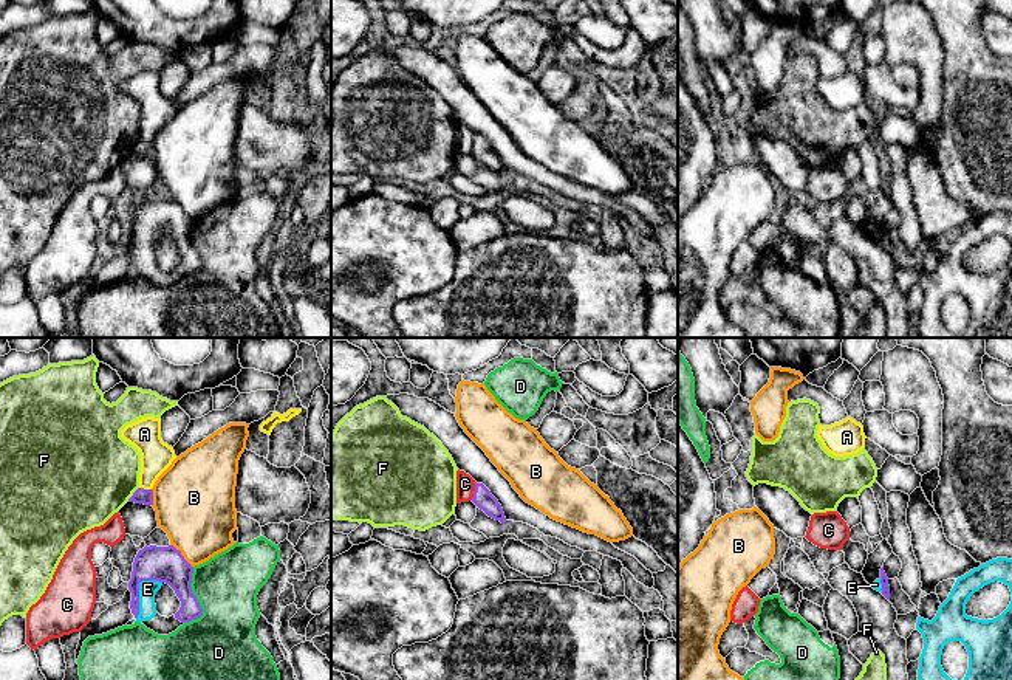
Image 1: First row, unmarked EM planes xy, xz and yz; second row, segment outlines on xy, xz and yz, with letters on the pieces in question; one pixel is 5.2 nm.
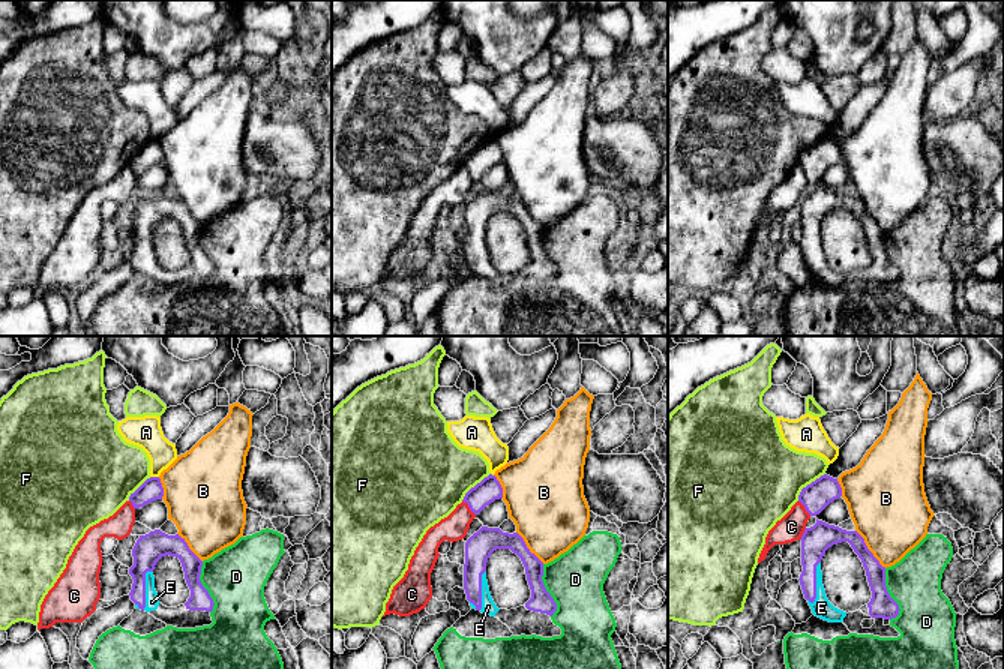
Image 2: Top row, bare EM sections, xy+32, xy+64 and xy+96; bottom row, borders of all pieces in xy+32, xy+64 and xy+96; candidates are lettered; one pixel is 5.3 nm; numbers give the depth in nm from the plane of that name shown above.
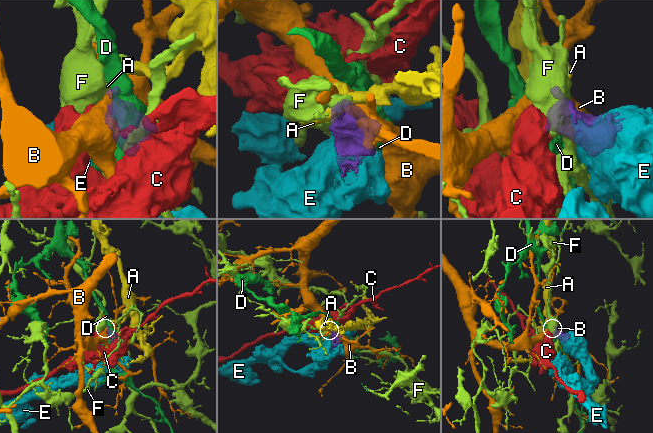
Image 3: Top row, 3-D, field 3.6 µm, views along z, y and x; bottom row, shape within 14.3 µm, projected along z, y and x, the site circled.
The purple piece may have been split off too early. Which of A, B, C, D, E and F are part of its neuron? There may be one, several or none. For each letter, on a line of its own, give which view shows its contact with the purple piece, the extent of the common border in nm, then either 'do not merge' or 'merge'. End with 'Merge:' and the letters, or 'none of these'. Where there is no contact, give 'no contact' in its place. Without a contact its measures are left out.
A: contact in xy; length 70 nm; do not merge
B: contact in xy; length 170 nm; do not merge
C: contact in xz; length 100 nm; do not merge
D: contact in xy; length 300 nm; do not merge
E: contact in xy; length 240 nm; merge
F: contact in xy; length 100 nm; do not merge
Merge: E

